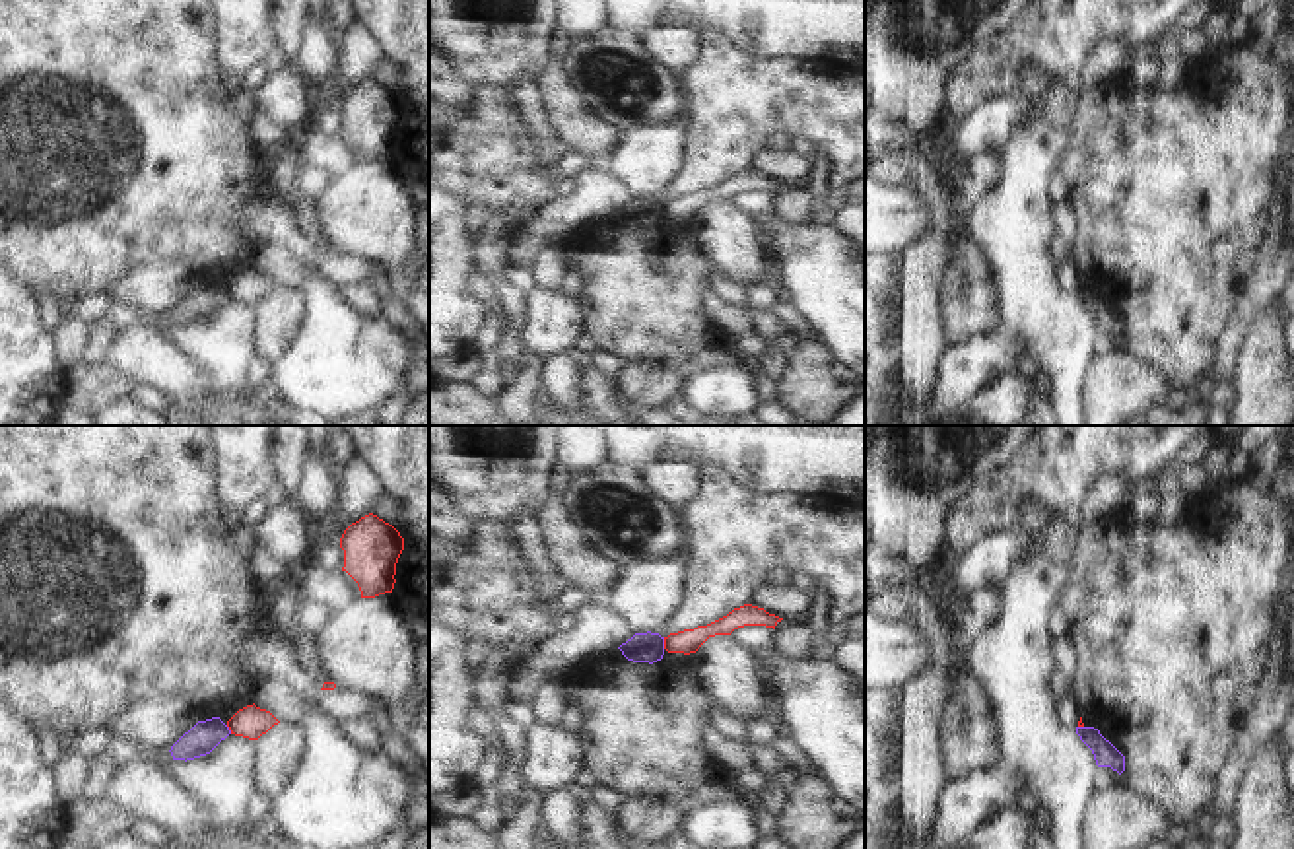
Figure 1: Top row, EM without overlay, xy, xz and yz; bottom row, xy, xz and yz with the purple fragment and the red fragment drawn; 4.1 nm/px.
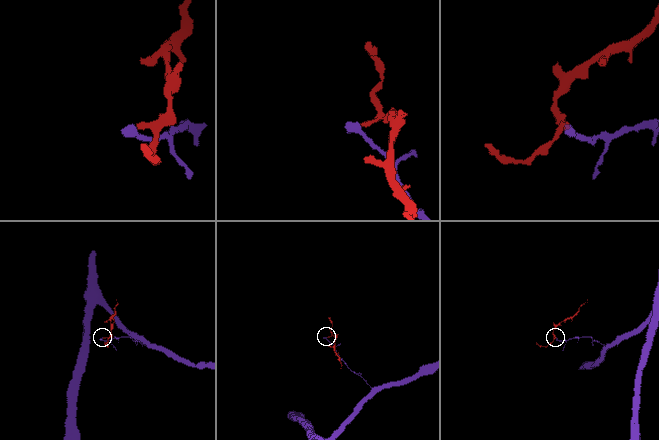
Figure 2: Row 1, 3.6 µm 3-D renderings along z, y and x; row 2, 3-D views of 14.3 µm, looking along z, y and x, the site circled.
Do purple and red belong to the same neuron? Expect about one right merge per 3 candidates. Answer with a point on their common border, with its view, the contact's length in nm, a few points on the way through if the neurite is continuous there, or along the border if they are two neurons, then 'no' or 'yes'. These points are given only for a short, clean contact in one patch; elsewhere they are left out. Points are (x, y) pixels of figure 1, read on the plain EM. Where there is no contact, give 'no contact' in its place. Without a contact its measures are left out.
meets purple in xz at (663, 208); contact 50 nm long; border along xz (663, 203), (665, 212); no

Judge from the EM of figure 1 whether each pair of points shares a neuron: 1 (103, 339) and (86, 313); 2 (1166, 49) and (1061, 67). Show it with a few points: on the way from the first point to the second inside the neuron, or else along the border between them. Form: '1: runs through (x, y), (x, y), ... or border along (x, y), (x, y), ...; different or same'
1: border along (105, 319), (84, 358); different
2: border along (1176, 22), (1153, 41); different

